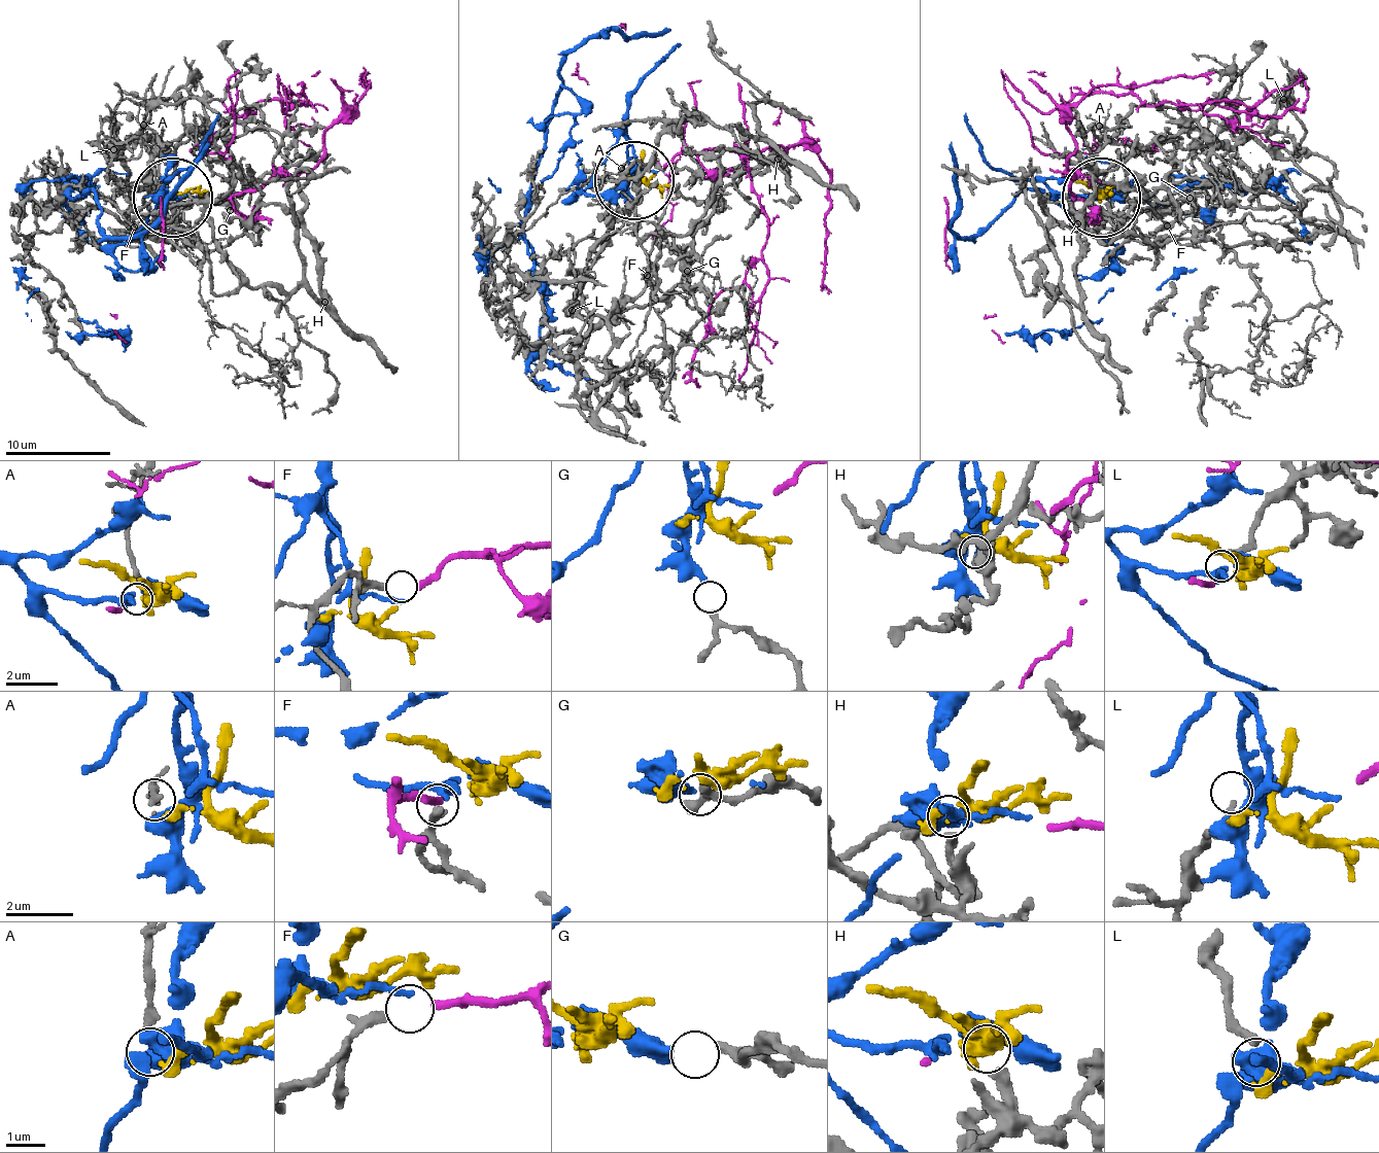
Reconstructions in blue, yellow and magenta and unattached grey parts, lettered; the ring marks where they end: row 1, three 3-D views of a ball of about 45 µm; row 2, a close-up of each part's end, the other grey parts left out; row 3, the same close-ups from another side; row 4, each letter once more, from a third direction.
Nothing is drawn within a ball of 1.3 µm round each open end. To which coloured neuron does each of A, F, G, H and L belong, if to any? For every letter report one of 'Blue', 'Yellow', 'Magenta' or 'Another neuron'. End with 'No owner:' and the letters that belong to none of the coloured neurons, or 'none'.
A: Another neuron
F: Magenta
G: Blue
H: Yellow
L: Another neuron
No owner: A, L

